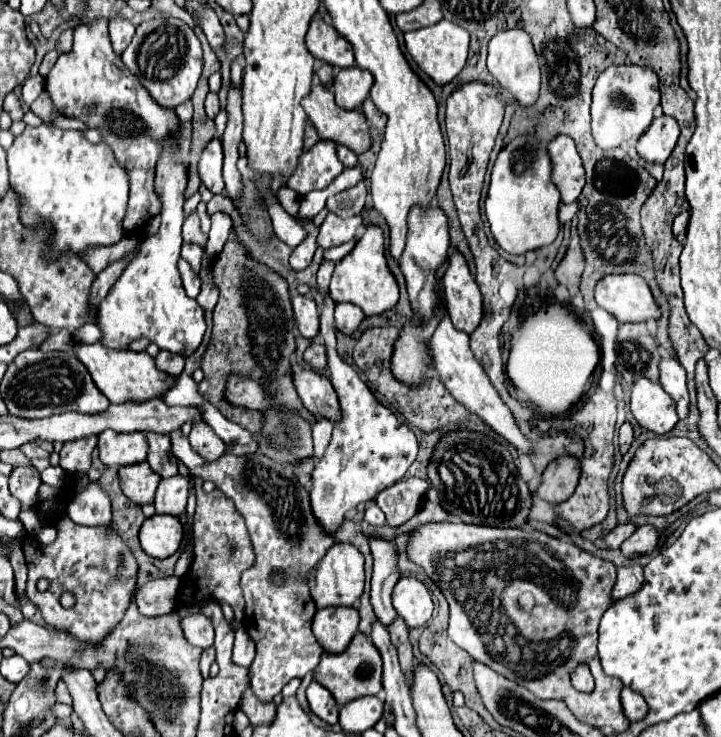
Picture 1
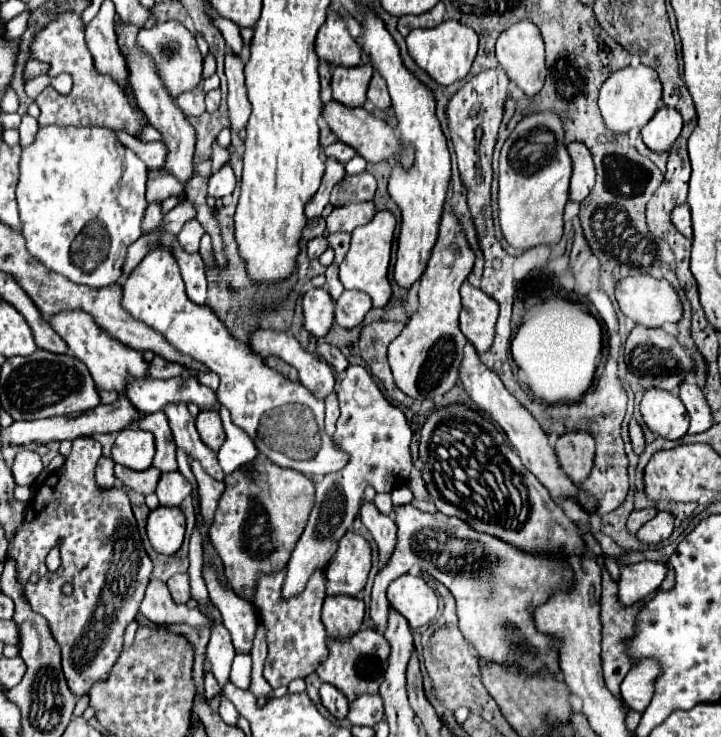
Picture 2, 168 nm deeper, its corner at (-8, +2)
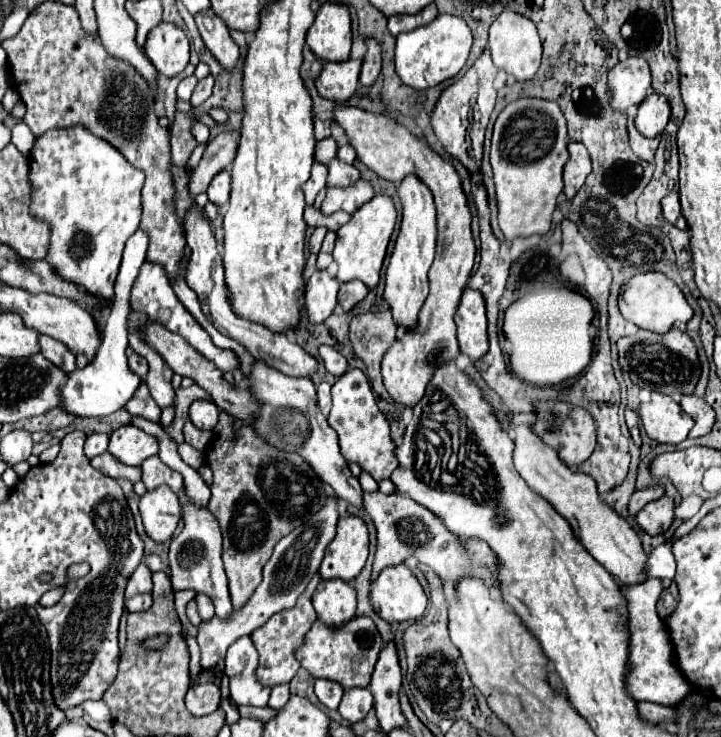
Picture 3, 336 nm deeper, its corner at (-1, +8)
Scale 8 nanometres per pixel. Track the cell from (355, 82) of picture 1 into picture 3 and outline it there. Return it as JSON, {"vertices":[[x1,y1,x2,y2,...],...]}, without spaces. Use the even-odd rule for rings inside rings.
{"vertices":[[349,59,341,63,325,63,321,75,315,81,315,87,321,97,335,103,345,103,353,97,359,85,361,59]]}

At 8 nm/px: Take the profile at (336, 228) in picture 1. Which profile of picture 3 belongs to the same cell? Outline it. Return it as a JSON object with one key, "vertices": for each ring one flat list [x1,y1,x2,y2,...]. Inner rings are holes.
{"vertices":[[359,181,355,187,345,187,345,189,327,189,327,197,321,205,323,215,333,215,335,211,347,211,353,215,361,205,373,199,373,187,367,181]]}

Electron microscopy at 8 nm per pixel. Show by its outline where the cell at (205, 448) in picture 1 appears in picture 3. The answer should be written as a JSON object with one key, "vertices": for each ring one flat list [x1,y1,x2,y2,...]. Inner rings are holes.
{"vertices":[[193,401,189,409,189,419,197,429,213,431,213,427,219,423,219,407,213,401]]}

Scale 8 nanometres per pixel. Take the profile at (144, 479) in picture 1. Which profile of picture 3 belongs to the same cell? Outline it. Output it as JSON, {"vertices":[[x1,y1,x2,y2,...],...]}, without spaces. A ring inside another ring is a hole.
{"vertices":[[109,451,91,459,91,465,97,471,101,471,107,477,113,477,113,479,129,479,131,483,141,481,141,467,127,467,127,465,119,463,117,459,113,459,113,455]]}

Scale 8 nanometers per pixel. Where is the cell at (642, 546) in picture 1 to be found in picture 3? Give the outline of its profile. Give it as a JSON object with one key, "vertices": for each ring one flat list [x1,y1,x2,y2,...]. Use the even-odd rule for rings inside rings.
{"vertices":[[661,497,649,503,635,515,635,521,649,535,665,533,673,523,673,499]]}

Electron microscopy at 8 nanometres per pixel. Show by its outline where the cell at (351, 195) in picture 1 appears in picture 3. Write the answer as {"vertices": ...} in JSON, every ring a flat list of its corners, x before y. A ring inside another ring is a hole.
{"vertices":[[333,159,329,163,327,189,331,189,331,187,349,187,349,185,355,185,359,179,361,179,361,173,355,165,347,165,339,159]]}

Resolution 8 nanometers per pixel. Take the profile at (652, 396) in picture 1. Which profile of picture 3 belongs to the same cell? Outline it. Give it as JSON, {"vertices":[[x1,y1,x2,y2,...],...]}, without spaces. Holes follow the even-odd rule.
{"vertices":[[651,393,651,401,639,405,639,417,647,435,657,443,677,445,693,427,693,419,681,411,679,403,663,393]]}

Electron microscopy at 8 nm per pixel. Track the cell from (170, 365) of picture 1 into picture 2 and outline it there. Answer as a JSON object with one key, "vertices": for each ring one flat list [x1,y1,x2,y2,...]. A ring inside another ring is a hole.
{"vertices":[[154,357,154,359,150,361,150,367,148,367,148,375,154,377,154,379,178,377,182,371,184,371,182,365,178,365,178,363,168,363,168,361,164,361,162,357]]}

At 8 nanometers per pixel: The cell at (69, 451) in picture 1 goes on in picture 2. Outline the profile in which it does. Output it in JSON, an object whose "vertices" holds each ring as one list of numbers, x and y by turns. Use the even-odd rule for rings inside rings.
{"vertices":[[78,437,72,441,72,453,68,455,62,469,50,473,32,501,26,505,26,517,22,525,16,529,14,537,8,543,8,559,16,561,18,567,18,583,22,585,22,593,30,607,46,617,48,627,62,649,62,669,68,683,68,689,74,695,86,695,96,681,106,681,110,669,118,661,124,645,126,625,136,617,138,607,142,603,144,591,152,573,152,559,144,551,138,525,134,521,134,513,128,501,128,495,120,485,110,489,100,489,94,479,94,467,102,455,102,447,92,437],[52,547,60,549,62,565,58,571,46,569,46,555],[38,573,40,581,28,583,30,575],[70,583,74,587,72,595,62,595,62,585]]}

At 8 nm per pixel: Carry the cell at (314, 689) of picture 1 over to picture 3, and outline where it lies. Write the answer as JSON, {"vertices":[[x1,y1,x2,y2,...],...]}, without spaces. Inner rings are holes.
{"vertices":[[317,679,315,681,315,695,327,709,337,709,343,697,343,687,329,679]]}

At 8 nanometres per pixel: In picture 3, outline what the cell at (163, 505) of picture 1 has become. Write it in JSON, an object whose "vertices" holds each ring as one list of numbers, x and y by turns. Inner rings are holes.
{"vertices":[[157,455,149,457,143,465,143,483,147,489,155,489,159,485,167,485,173,493,183,489,183,477,177,471,171,471]]}

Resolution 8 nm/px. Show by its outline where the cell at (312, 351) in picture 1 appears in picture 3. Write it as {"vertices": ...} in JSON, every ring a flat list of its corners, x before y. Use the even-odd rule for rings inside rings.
{"vertices":[[321,345,321,347,319,347,319,355,323,357,325,369,327,369,329,373,333,373,335,377,343,375,343,371,347,369,347,361,345,361,345,357,343,357,341,353,337,353,335,349,331,349,329,345]]}

